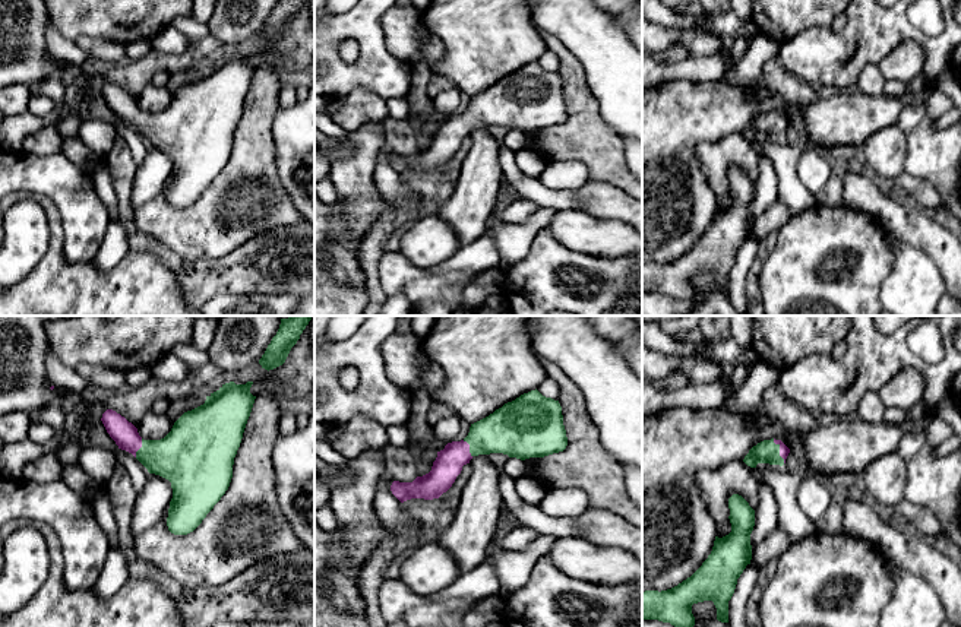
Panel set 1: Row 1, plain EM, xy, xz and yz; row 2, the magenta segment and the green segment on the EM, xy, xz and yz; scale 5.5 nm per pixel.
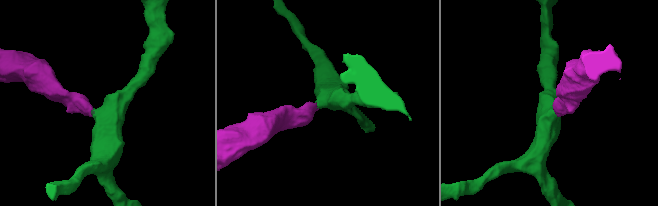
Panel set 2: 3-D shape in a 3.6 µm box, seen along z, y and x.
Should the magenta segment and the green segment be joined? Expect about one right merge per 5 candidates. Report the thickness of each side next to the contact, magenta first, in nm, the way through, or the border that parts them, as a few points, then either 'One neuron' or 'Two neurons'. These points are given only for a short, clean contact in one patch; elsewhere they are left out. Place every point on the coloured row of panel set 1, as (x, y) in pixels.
Thickness 60 nm (magenta) against 130 nm. Path across: yz (784, 450), (780, 450), (765, 452). One neuron

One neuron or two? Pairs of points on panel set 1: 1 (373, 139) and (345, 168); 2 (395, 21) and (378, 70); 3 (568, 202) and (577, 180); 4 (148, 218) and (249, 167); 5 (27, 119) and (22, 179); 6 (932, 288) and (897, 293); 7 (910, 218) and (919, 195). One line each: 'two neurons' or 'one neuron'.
1: one neuron
2: two neurons
3: two neurons
4: one neuron
5: two neurons
6: one neuron
7: two neurons

